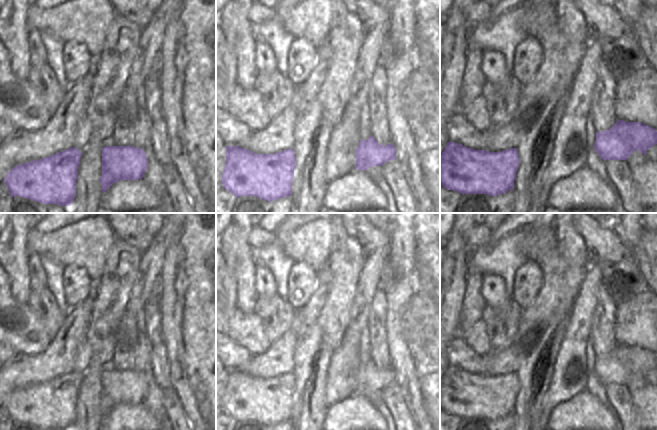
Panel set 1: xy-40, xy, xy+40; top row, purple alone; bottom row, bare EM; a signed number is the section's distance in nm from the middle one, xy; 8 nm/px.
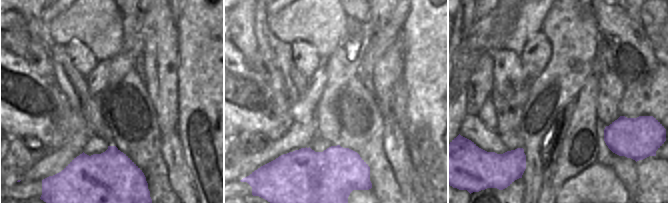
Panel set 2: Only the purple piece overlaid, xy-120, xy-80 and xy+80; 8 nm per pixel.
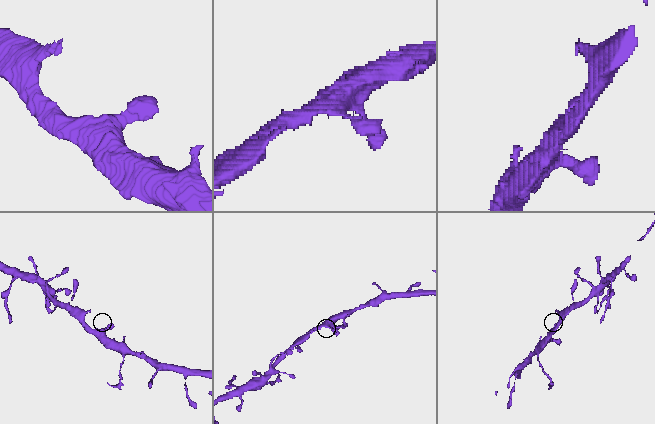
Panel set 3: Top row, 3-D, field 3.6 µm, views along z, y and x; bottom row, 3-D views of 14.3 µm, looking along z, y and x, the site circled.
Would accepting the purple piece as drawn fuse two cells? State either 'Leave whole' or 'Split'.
Leave whole.

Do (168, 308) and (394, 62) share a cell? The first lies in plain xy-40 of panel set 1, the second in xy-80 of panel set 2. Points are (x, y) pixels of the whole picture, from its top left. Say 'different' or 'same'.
different

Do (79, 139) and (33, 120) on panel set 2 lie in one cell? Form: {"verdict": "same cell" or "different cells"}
{"verdict": "different cells"}

